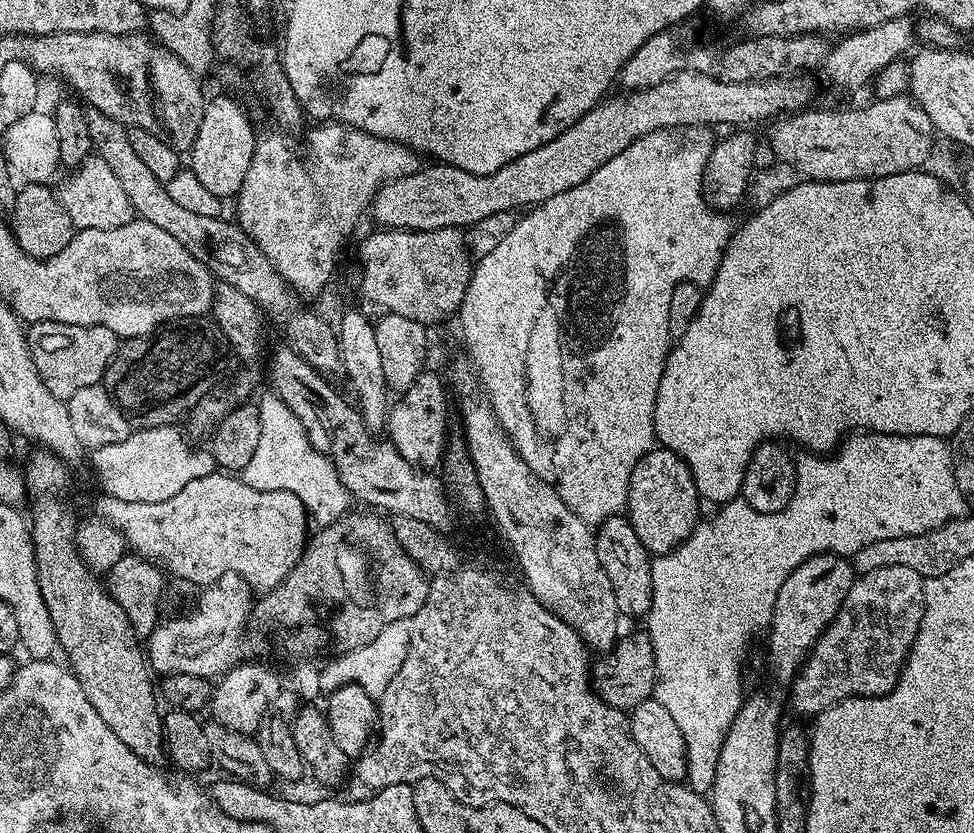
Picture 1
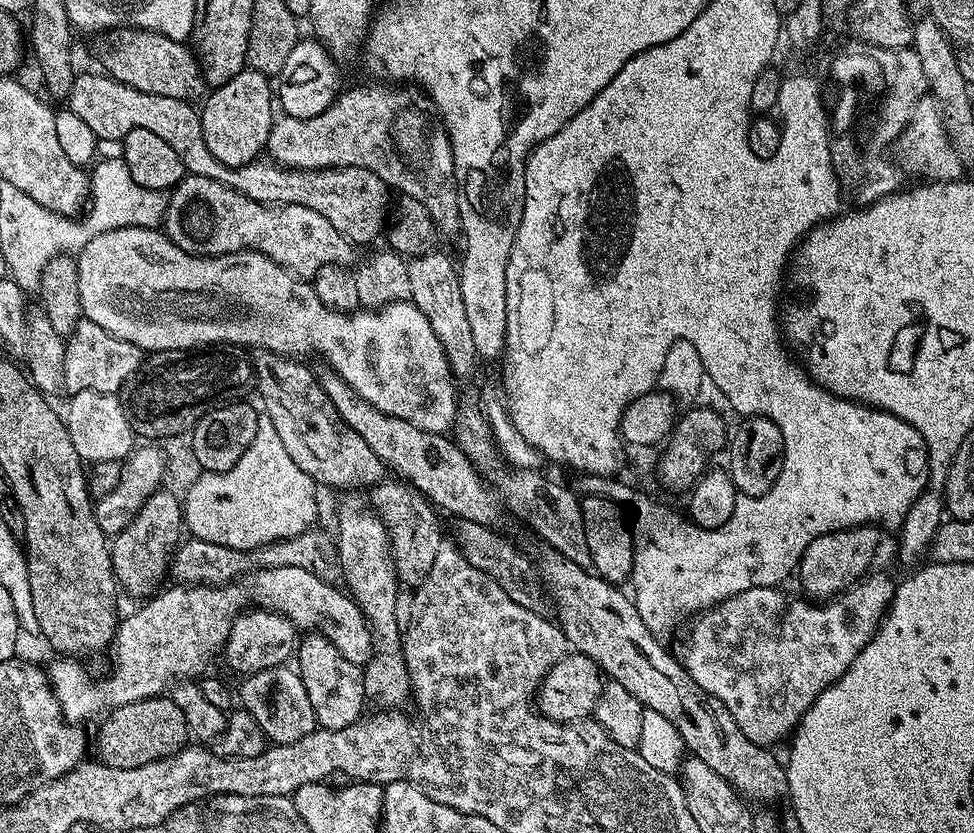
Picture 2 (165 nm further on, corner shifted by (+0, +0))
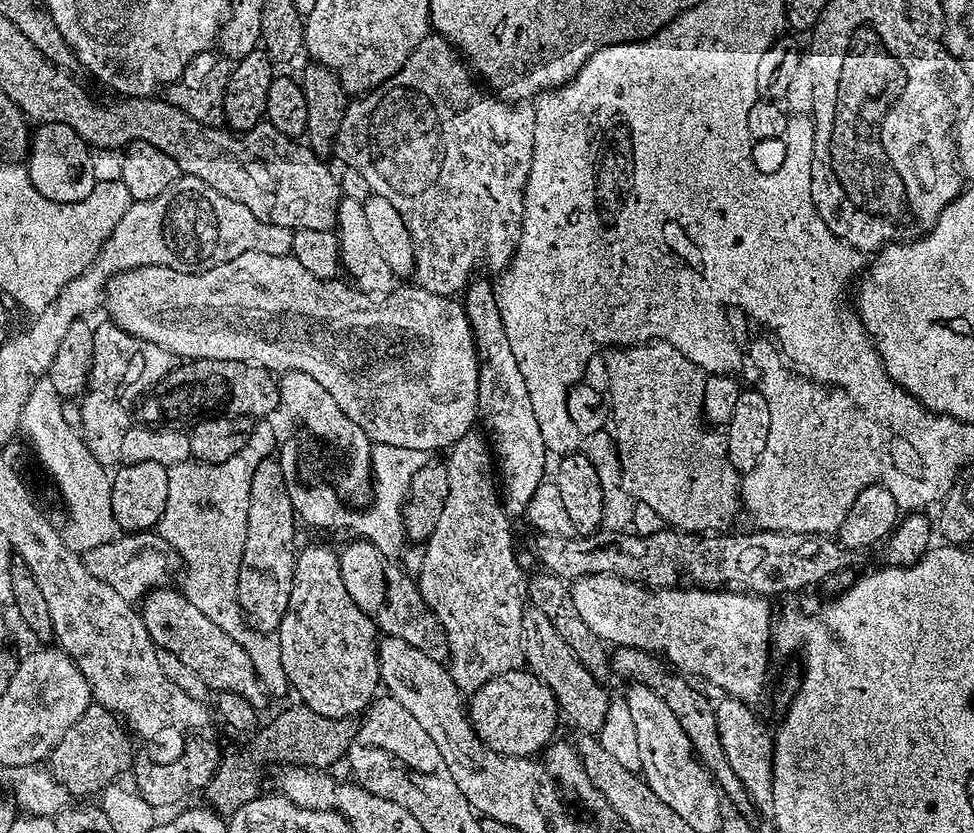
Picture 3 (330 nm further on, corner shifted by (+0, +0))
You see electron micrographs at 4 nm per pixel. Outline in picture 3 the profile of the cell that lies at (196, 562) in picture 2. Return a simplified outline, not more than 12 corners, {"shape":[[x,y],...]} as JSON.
{"shape":[[152,530],[85,551],[85,568],[129,602],[169,587],[178,557]]}

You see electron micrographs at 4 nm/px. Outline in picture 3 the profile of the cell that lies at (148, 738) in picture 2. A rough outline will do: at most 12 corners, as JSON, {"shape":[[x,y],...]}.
{"shape":[[91,704],[48,766],[71,797],[129,770],[131,735]]}

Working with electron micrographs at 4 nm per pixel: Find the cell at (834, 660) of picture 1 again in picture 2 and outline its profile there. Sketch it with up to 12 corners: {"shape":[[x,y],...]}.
{"shape":[[873,571],[816,603],[754,588],[693,615],[682,663],[761,746],[876,633]]}

